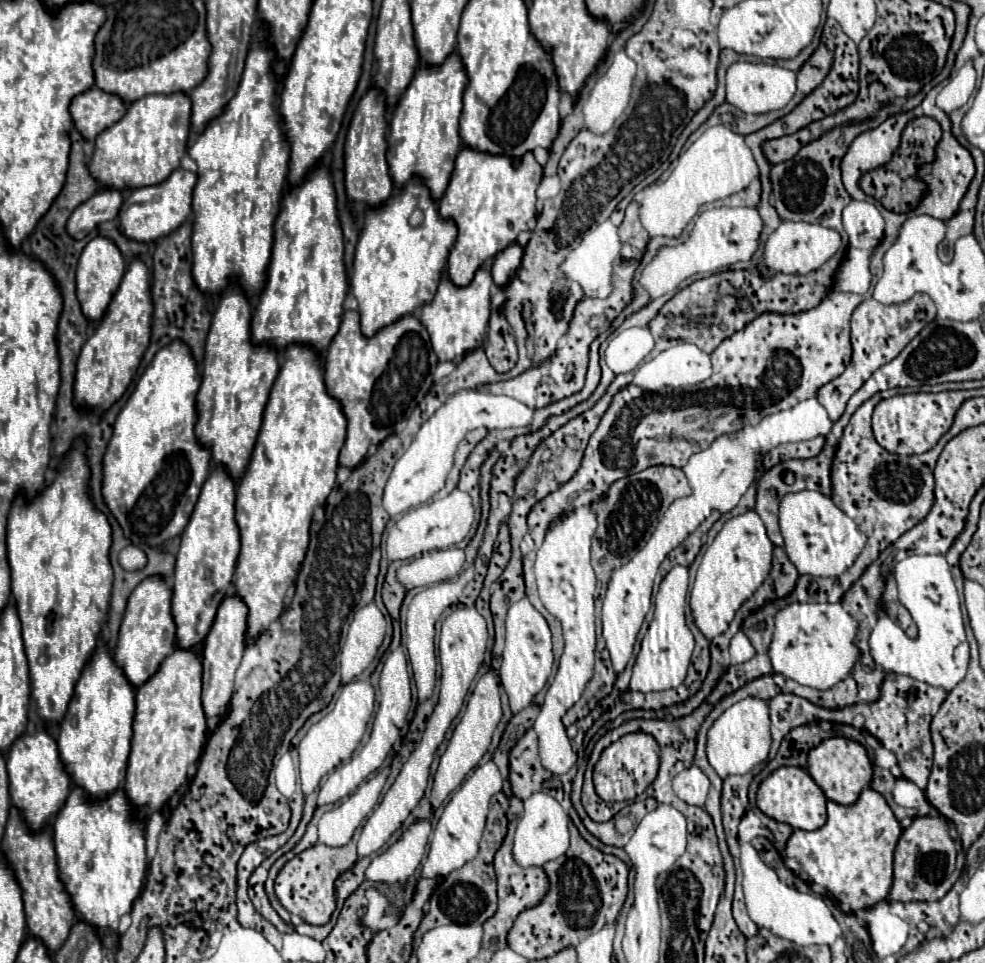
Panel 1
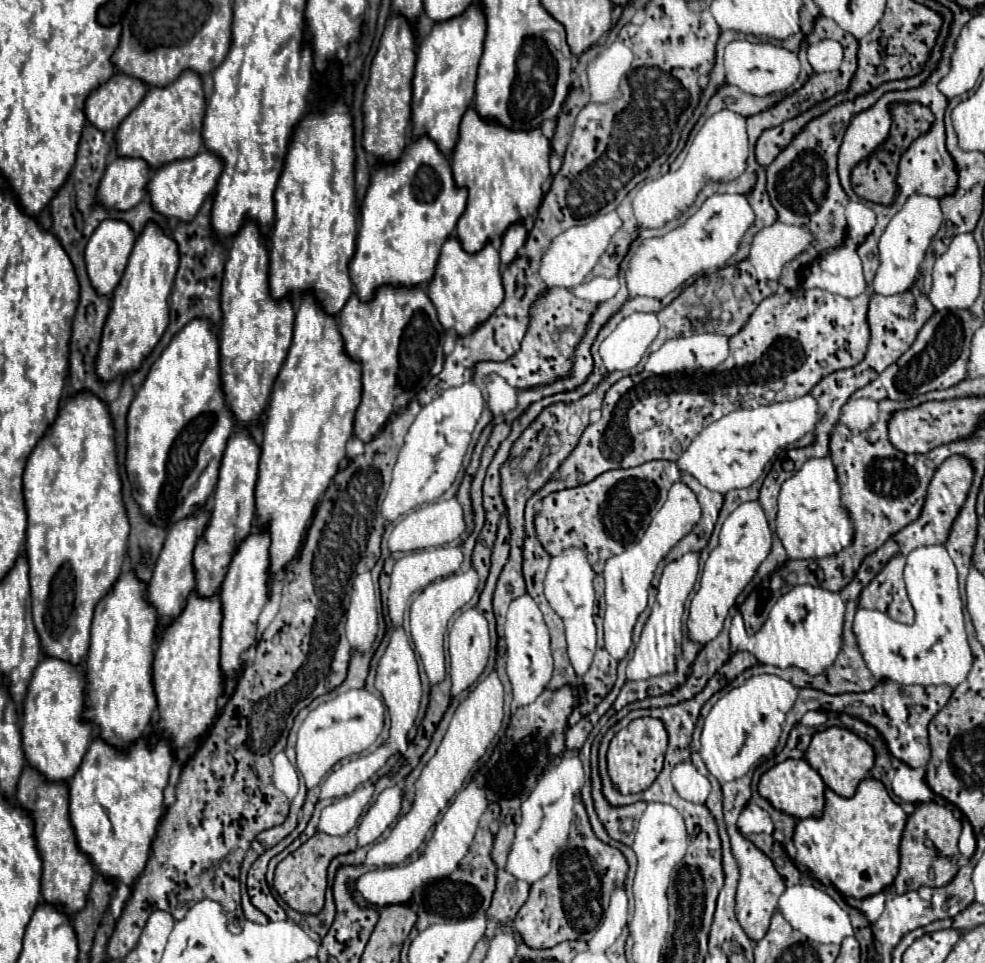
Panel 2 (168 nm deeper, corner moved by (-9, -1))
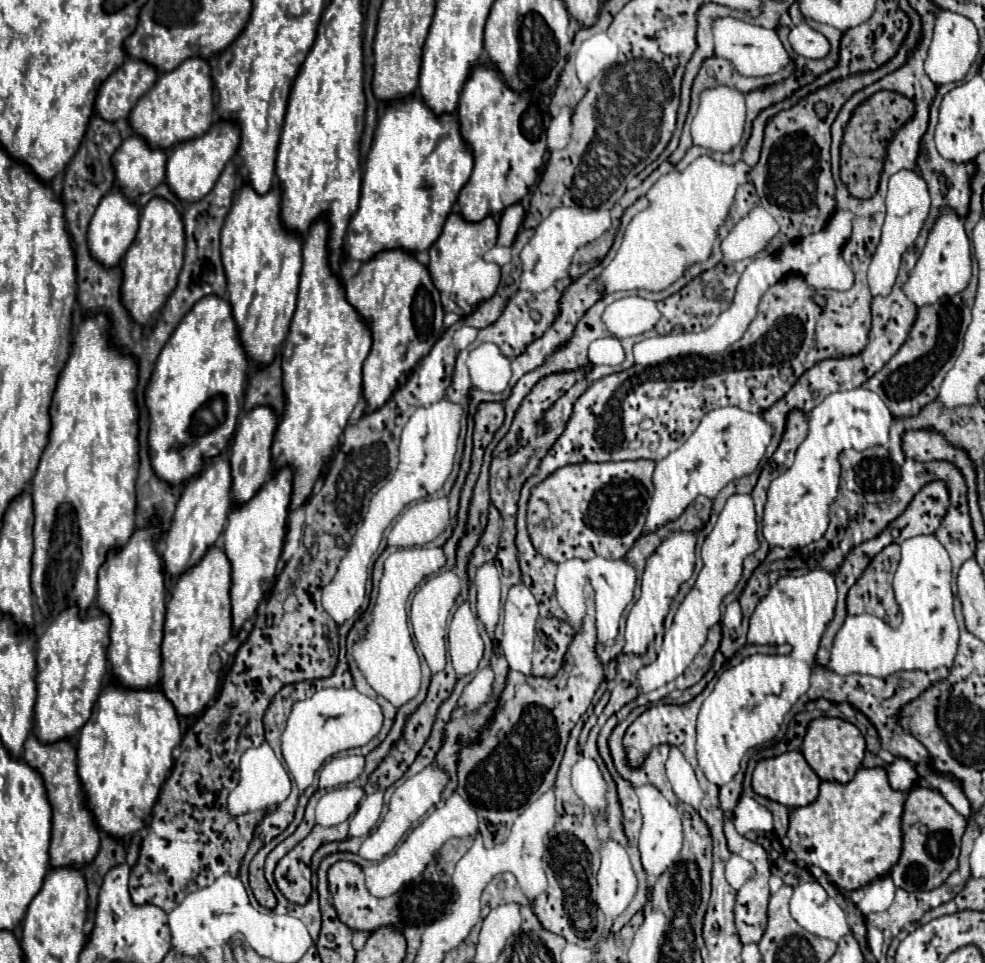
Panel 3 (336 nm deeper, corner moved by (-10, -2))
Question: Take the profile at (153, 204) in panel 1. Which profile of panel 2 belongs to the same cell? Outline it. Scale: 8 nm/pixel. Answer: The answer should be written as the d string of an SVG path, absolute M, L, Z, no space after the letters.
M207 150L199 152L197 156L189 160L177 160L173 164L167 164L153 172L151 182L147 184L147 196L151 202L151 208L159 212L165 218L177 218L181 222L191 222L207 196L215 190L215 184L219 180L219 174L223 170L221 160L215 154L207 154Z

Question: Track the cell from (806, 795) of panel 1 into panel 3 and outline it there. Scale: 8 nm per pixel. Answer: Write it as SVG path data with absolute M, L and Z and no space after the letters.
M788 751L778 757L760 759L752 773L752 789L762 797L786 805L788 809L810 805L818 797L818 787L820 787L820 777L812 771L812 767L806 763L800 751Z

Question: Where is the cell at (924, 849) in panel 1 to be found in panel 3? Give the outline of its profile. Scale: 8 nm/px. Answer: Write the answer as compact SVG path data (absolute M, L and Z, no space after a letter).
M914 785L906 795L902 813L902 855L890 869L894 885L904 891L930 891L940 887L958 867L960 839L964 829L966 819L938 791Z

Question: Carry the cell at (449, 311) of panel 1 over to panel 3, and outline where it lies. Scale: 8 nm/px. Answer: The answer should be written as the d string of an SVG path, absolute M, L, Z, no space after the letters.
M450 213L440 237L432 247L430 253L430 275L436 283L436 289L440 291L442 305L446 311L454 311L458 315L468 315L476 305L490 299L496 293L496 287L500 283L500 267L496 263L488 263L484 259L486 251L490 251L496 245L498 235L498 223L494 217L488 215L488 219L482 219L480 223L468 223L466 219L460 219L460 215Z

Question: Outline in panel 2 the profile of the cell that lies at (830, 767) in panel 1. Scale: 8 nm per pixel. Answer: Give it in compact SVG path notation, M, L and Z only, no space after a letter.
M827 728L813 736L807 748L805 760L819 772L827 788L831 788L835 794L843 798L851 798L857 792L859 782L869 778L869 772L875 762L875 752L867 740L859 738L857 734L849 732L847 728Z

